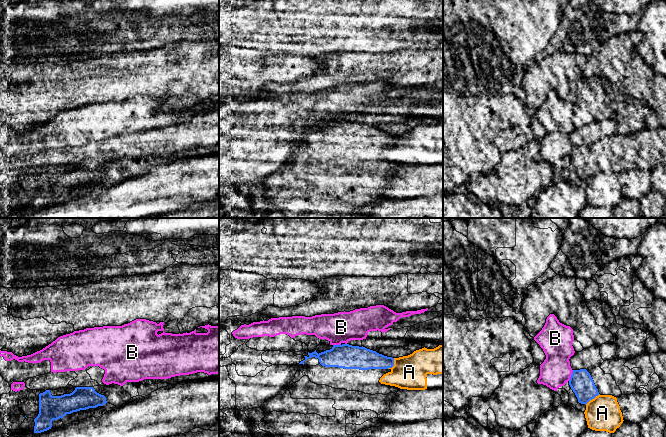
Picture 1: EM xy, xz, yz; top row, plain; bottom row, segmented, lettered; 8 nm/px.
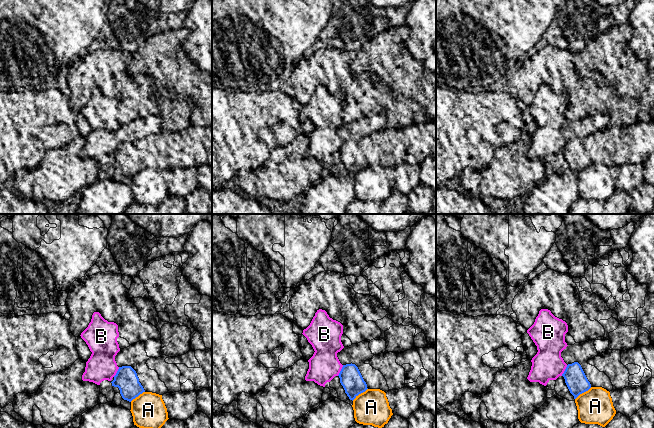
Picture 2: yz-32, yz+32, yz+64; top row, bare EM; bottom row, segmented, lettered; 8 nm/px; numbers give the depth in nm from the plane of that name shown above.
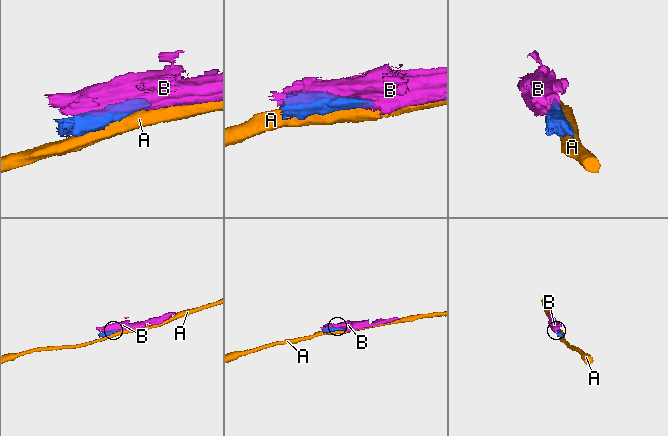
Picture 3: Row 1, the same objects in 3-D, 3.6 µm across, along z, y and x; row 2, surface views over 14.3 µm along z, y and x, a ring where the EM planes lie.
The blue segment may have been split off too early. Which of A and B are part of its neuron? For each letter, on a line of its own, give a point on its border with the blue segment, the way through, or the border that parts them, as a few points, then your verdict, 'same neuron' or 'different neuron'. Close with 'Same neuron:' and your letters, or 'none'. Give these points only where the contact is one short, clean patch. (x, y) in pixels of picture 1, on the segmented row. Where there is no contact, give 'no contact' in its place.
A: xz (393, 365) | different neuron
B: yz (571, 375) | different neuron
Same neuron: none

